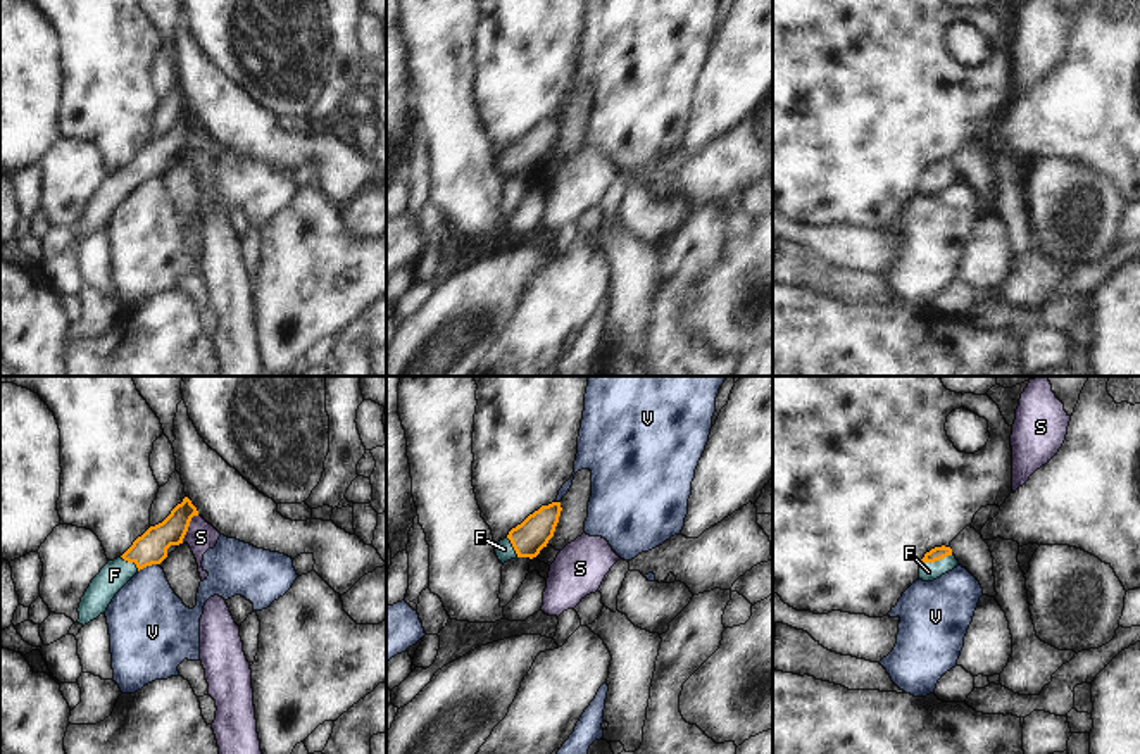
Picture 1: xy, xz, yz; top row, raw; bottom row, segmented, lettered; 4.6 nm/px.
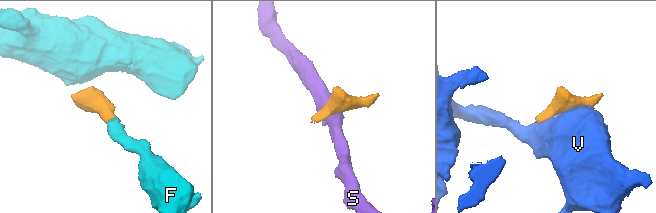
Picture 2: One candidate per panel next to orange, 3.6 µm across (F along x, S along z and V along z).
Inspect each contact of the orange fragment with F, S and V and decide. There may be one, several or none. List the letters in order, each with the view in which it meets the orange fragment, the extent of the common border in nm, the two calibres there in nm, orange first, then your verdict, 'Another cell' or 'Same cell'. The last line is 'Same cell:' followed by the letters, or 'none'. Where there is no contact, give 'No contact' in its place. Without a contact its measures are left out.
F: Touches orange in yz. Shared border 170 nm. Thickness 60 nm (orange) against 90 nm. Same cell
S: Touches orange in xy. Shared border 150 nm. Thickness 150 nm (orange) against 140 nm. Another cell
V: Touches orange in xy. Shared border 100 nm. Thickness 150 nm (orange) against 360 nm. Another cell
Same cell: F

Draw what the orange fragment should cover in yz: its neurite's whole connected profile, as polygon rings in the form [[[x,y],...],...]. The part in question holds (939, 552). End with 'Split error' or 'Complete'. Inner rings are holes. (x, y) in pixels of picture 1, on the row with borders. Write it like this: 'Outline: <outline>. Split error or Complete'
Outline: [[[935,547],[919,562],[919,580],[933,581],[959,566],[950,547]]]. Split error

